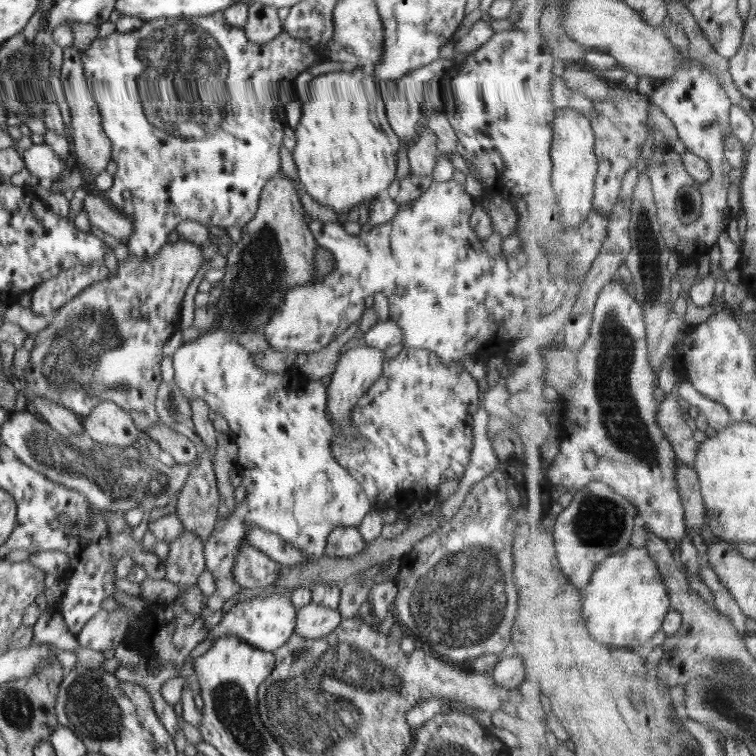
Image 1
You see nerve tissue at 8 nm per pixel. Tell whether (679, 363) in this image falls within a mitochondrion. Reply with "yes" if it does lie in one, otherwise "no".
no

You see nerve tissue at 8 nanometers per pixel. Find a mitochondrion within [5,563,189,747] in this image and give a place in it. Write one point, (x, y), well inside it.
(86, 704)

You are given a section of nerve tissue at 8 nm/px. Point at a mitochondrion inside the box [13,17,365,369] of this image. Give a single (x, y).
(190, 58)

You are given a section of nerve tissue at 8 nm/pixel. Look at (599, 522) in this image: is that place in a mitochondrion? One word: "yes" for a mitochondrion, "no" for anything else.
yes

